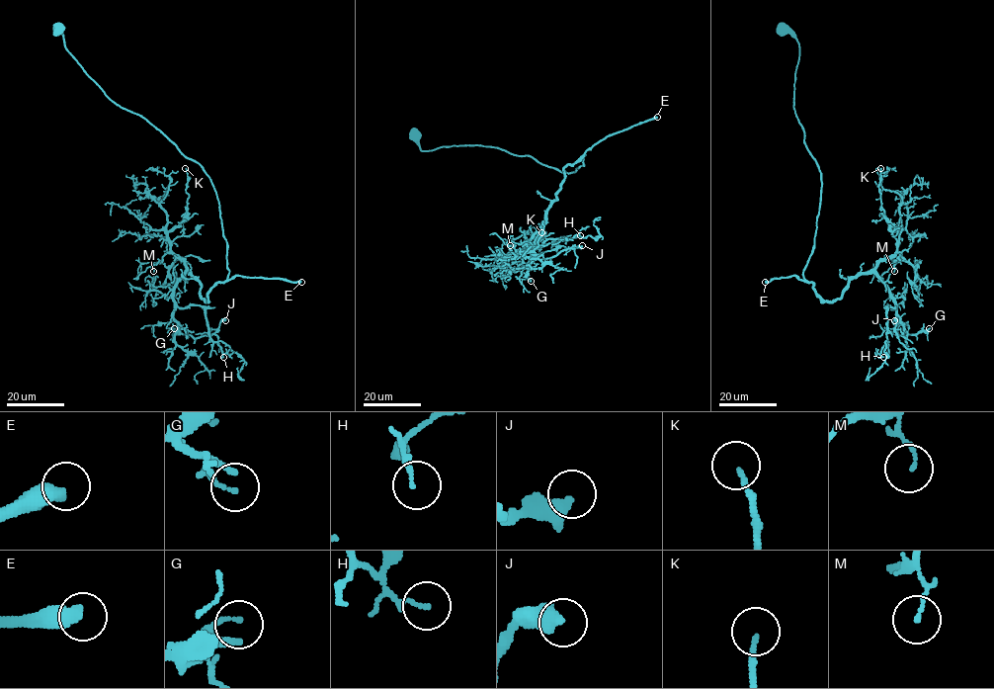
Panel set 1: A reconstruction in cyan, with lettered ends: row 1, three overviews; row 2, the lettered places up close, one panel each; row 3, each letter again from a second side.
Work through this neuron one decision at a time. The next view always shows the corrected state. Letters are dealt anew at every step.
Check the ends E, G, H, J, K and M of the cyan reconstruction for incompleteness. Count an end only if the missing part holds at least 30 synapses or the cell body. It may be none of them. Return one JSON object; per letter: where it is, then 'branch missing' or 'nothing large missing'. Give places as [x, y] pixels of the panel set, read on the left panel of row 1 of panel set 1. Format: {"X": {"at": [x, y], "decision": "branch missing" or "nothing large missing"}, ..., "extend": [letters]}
{"E": {"at": [301, 282], "decision": "branch missing"}, "G": {"at": [174, 328], "decision": "branch missing"}, "H": {"at": [223, 357], "decision": "nothing large missing"}, "J": {"at": [225, 320], "decision": "nothing large missing"}, "K": {"at": [185, 168], "decision": "nothing large missing"}, "M": {"at": [153, 271], "decision": "nothing large missing"}, "extend": ["E", "G"]}

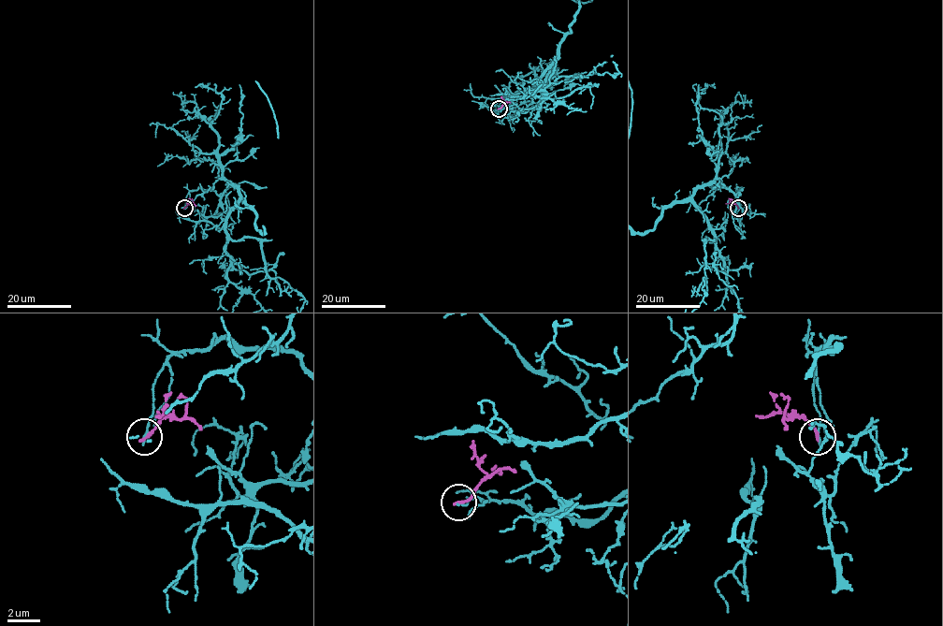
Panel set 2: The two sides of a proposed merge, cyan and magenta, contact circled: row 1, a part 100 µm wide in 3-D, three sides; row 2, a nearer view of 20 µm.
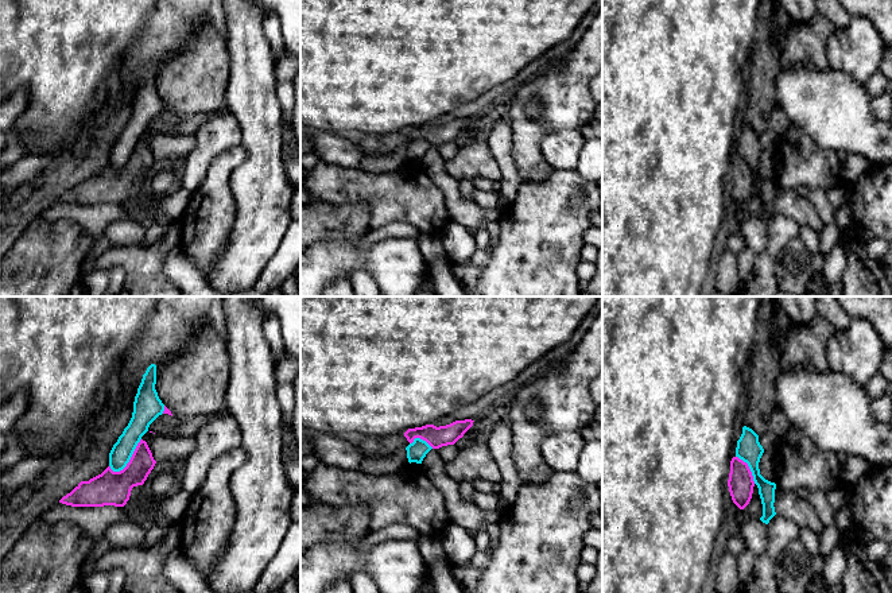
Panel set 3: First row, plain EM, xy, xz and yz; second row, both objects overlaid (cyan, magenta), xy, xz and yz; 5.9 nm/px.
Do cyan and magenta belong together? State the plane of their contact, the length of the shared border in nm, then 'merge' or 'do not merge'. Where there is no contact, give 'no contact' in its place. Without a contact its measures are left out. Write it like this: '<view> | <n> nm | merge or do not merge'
xy | 260 nm | do not merge

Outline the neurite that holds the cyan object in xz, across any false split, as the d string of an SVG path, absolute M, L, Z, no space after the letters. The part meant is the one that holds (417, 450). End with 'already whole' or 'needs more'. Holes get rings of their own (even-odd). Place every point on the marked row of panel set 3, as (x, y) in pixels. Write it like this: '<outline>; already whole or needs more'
M415 438L414 442L406 447L408 462L422 464L423 458L431 449L433 447L426 441Z; already whole

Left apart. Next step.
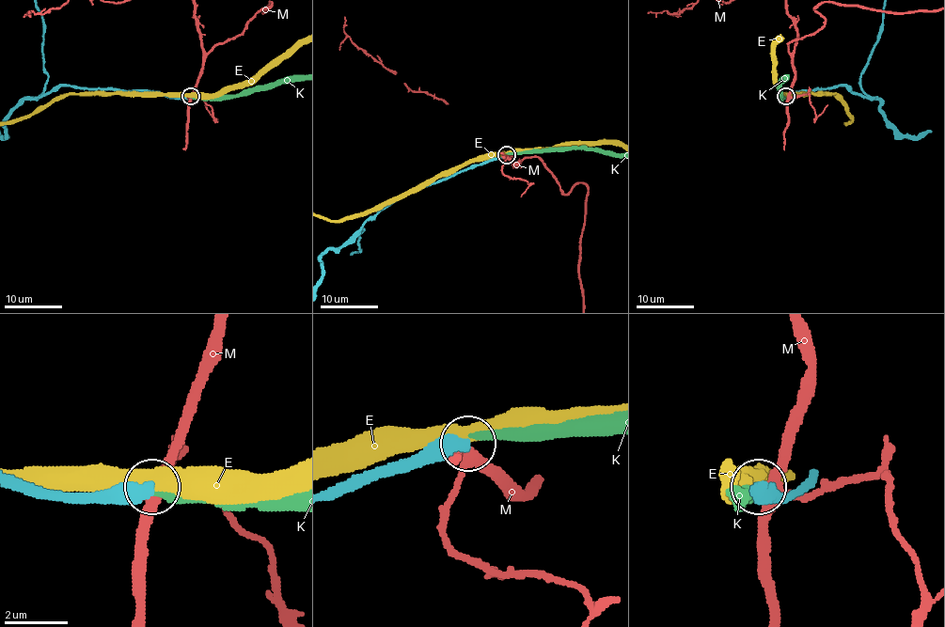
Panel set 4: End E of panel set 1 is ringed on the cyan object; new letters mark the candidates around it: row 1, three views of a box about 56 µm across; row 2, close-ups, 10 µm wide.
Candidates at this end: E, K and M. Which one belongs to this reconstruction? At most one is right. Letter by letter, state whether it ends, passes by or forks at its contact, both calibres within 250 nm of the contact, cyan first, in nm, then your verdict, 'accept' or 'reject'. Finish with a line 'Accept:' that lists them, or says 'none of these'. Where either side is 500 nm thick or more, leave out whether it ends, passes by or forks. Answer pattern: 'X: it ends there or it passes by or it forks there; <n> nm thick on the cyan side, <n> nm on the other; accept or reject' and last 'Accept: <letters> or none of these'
E: 650 nm thick on the cyan side, 550 nm on the other; reject
K: 500 nm thick on the cyan side, 280 nm on the other; reject
M: 550 nm thick on the cyan side, 320 nm on the other; reject
Accept: none of these

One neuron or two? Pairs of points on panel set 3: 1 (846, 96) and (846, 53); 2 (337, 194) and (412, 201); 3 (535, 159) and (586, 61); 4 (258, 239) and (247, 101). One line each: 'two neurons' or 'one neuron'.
1: two neurons
2: one neuron
3: one neuron
4: one neuron

